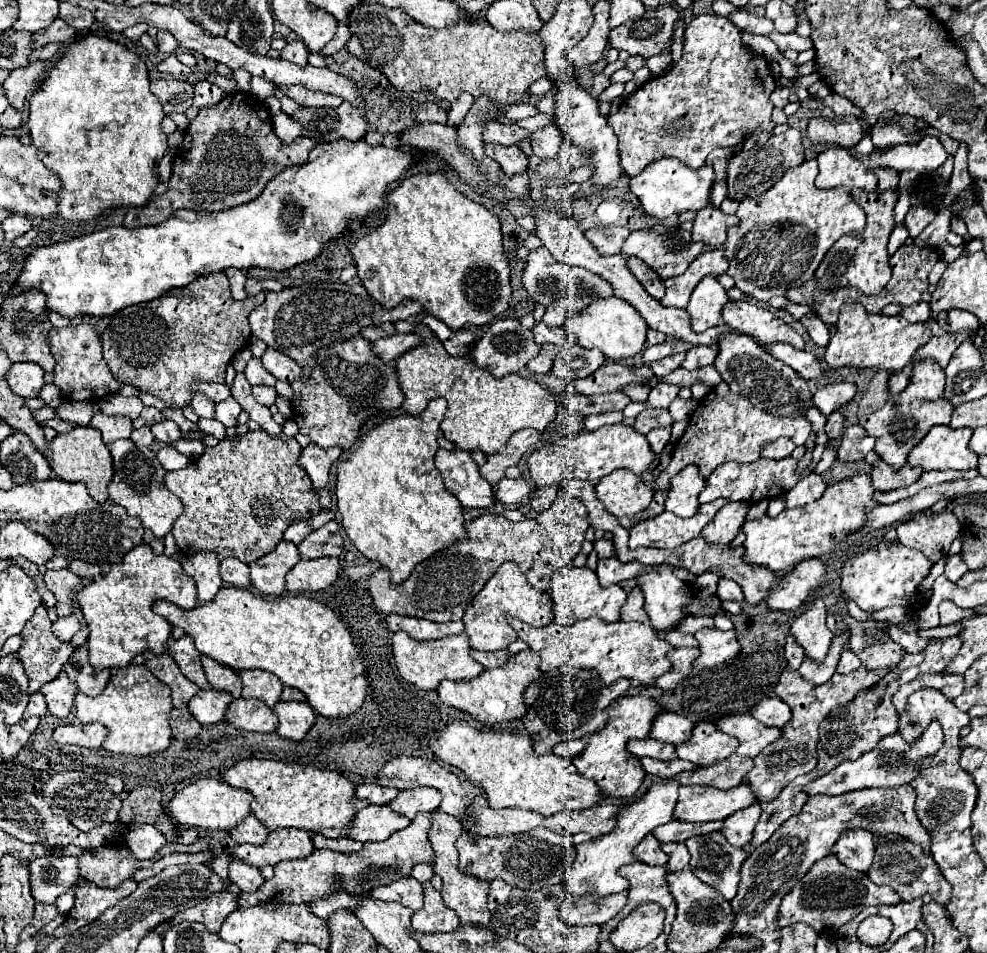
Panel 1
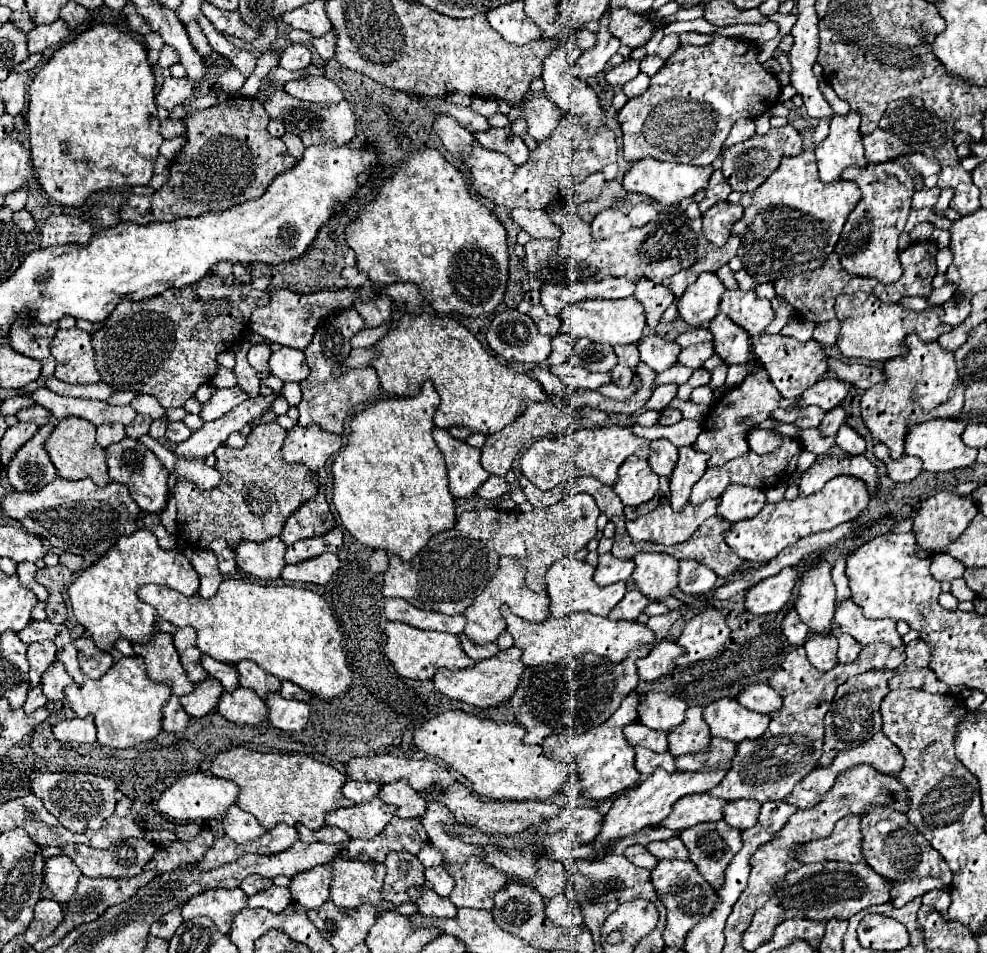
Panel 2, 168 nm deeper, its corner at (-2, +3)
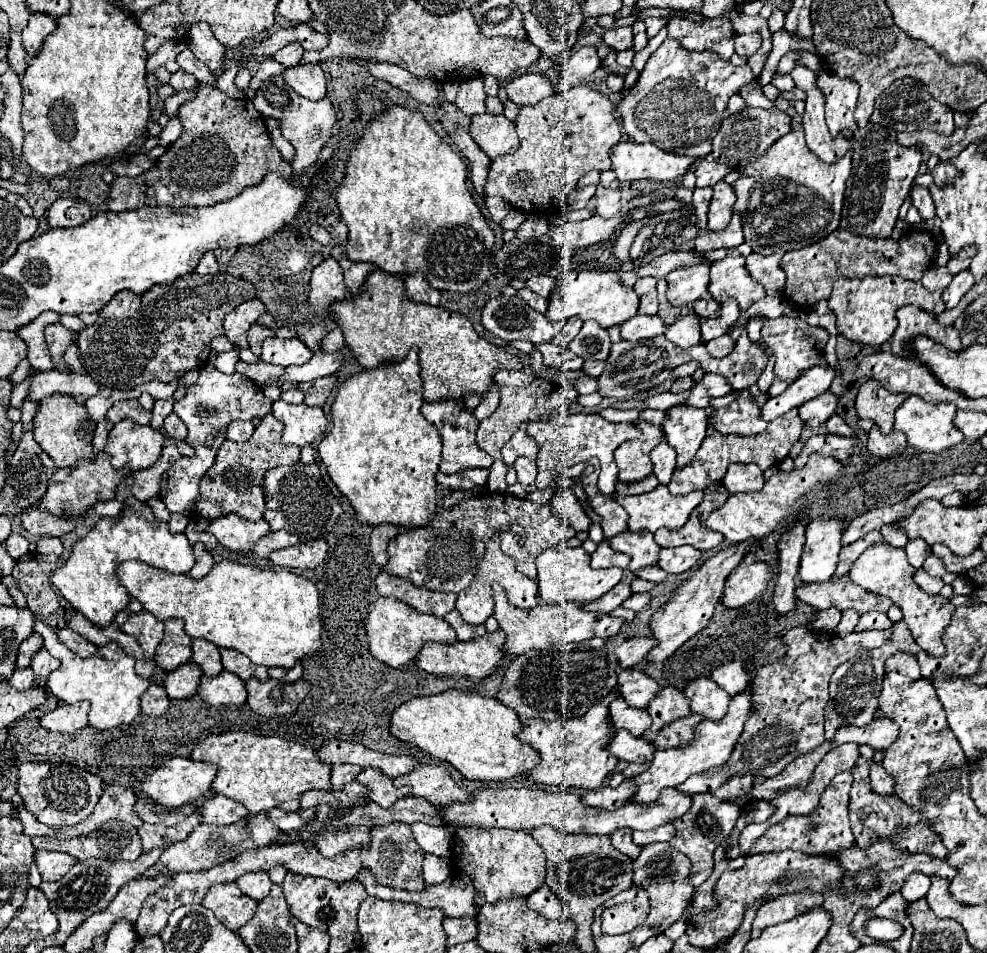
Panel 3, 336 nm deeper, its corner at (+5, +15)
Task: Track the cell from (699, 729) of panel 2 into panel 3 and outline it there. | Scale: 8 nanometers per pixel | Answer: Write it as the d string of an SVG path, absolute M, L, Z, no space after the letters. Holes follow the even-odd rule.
M665 686L651 700L647 712L651 716L651 726L649 726L649 732L645 732L645 736L641 736L641 738L651 740L651 736L655 736L667 722L683 718L691 710L689 710L689 700L683 696L681 690L677 690L673 686Z

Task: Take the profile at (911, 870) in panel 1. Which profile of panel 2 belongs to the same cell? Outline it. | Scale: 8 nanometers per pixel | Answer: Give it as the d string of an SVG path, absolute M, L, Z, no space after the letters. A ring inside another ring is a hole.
M870 808L860 818L862 818L860 824L862 824L862 834L864 834L862 852L868 866L872 866L876 874L892 882L920 880L920 878L932 876L932 878L942 880L944 886L950 884L952 872L946 866L944 858L930 846L930 842L910 824L910 820L904 814L894 812L892 808Z

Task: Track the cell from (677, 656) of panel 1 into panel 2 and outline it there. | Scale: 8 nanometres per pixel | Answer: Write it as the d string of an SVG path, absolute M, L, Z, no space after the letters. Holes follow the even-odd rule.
M662 640L660 644L656 644L656 648L652 648L652 654L636 660L640 680L654 682L654 680L666 676L668 672L672 672L676 668L674 660L682 654L684 654L684 648L680 648L676 642Z

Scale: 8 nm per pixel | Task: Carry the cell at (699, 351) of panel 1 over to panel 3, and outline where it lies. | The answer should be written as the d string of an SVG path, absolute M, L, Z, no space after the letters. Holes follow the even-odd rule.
M687 314L681 316L675 324L671 324L665 332L667 340L677 344L679 348L691 348L701 342L701 328L699 328L699 316L697 314Z

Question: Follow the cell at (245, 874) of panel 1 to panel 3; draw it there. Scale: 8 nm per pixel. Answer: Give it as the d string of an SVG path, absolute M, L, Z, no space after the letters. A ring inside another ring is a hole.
M249 872L249 874L243 874L241 880L237 878L237 886L241 888L241 892L253 900L263 900L269 890L271 890L271 880L269 880L269 874L265 872Z

